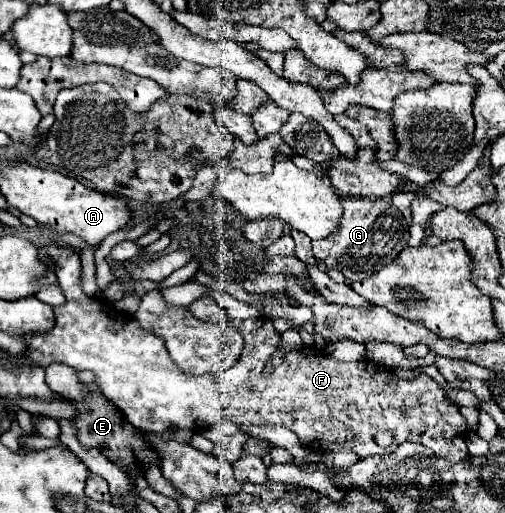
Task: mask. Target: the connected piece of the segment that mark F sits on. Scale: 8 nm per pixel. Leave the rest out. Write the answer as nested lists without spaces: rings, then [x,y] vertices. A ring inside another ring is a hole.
[[[50,244],[50,246],[42,246],[40,254],[50,256],[54,258],[54,262],[58,262],[56,276],[66,302],[60,306],[54,306],[52,330],[42,334],[20,336],[28,344],[28,350],[24,352],[24,356],[30,358],[32,362],[38,362],[38,366],[42,368],[46,368],[48,364],[60,362],[76,370],[92,370],[106,398],[112,400],[126,414],[126,420],[132,422],[138,430],[148,430],[156,434],[164,434],[172,428],[204,432],[208,428],[214,428],[222,420],[230,420],[234,424],[244,424],[244,426],[252,426],[252,424],[284,426],[296,432],[304,448],[316,454],[352,450],[360,458],[364,458],[368,454],[388,454],[396,450],[404,440],[412,440],[432,448],[436,456],[452,464],[458,464],[469,457],[466,446],[468,436],[466,420],[462,418],[460,410],[454,404],[450,404],[450,400],[444,396],[444,390],[424,372],[416,374],[410,380],[402,380],[392,370],[386,370],[370,360],[338,362],[332,356],[328,356],[328,352],[306,346],[300,352],[290,352],[278,370],[274,370],[272,374],[265,374],[264,368],[276,350],[281,334],[272,326],[270,318],[254,318],[254,320],[232,320],[234,326],[244,336],[244,350],[242,350],[240,362],[236,362],[232,368],[220,374],[190,376],[182,370],[176,370],[174,360],[170,358],[162,338],[140,330],[138,324],[130,320],[130,316],[120,316],[118,312],[114,312],[114,308],[108,308],[106,304],[98,304],[96,296],[88,296],[82,290],[82,264],[80,264],[78,252],[64,250],[56,244]],[[378,432],[392,434],[390,446],[380,446],[376,442]]]

